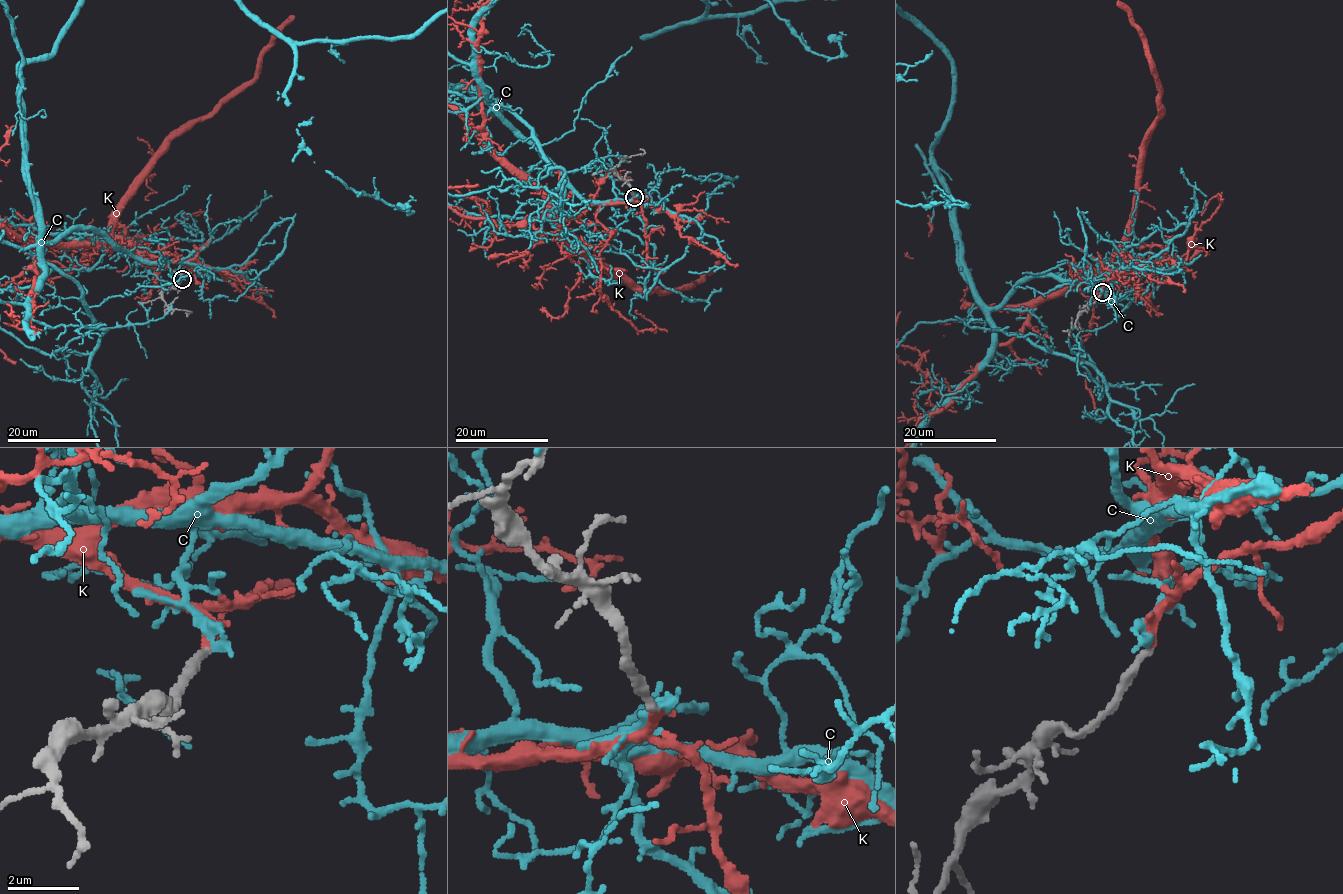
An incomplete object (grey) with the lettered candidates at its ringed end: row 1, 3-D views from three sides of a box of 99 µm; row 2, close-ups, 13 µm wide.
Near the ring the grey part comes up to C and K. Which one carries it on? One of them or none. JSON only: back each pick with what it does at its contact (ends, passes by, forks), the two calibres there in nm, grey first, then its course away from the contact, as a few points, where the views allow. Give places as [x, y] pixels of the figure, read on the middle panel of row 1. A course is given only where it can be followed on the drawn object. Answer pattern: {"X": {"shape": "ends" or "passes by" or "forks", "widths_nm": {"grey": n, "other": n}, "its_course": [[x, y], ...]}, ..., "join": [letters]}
{"K": {"shape": "ends", "widths_nm": {"grey": 240, "other": 260}}, "join": ["K"]}

